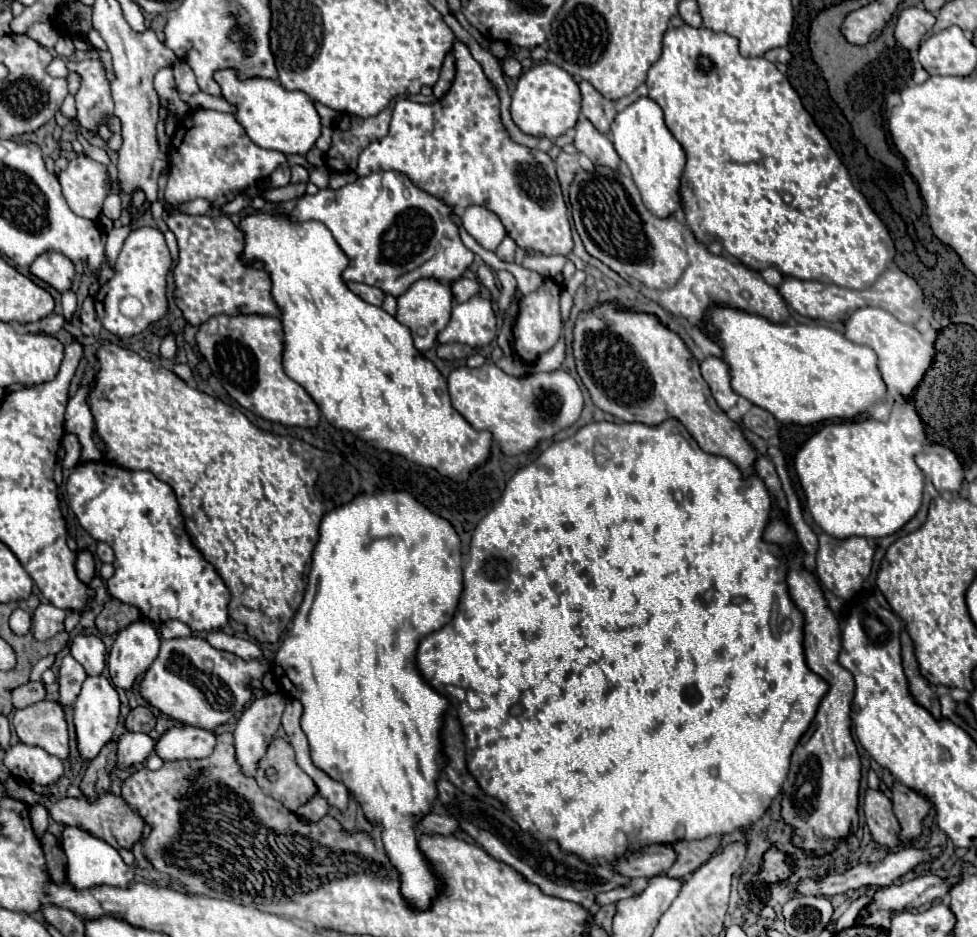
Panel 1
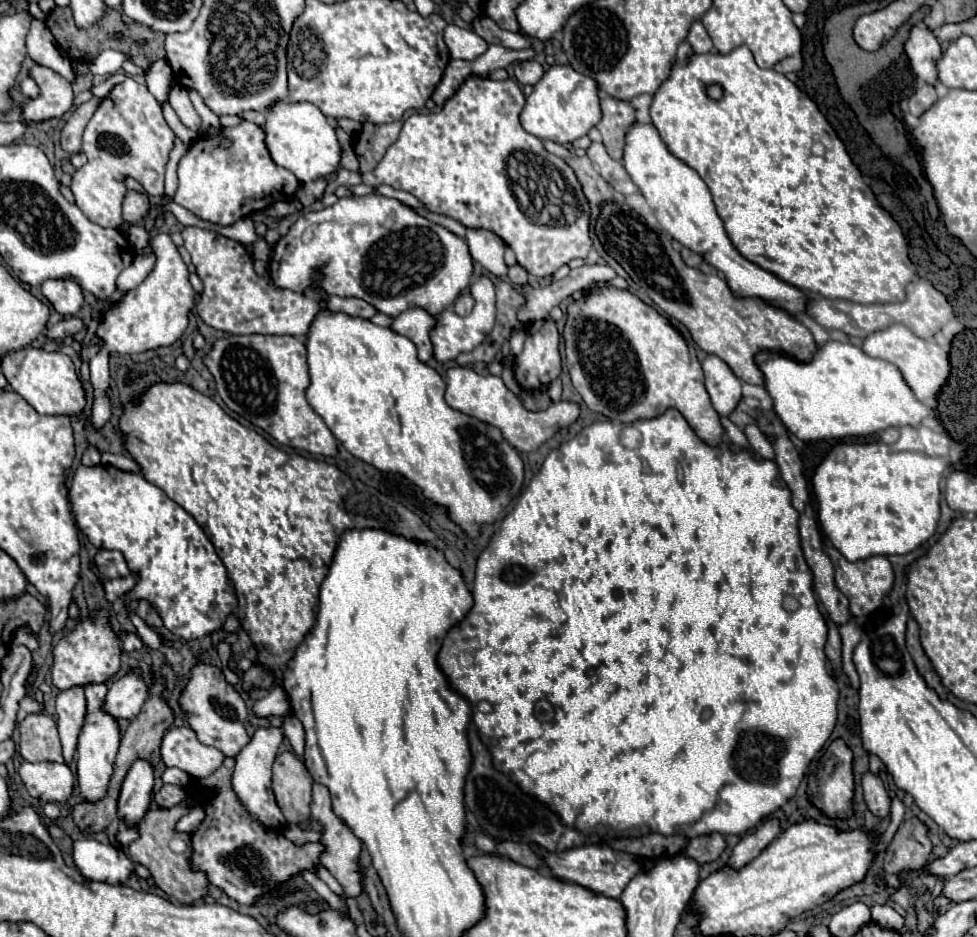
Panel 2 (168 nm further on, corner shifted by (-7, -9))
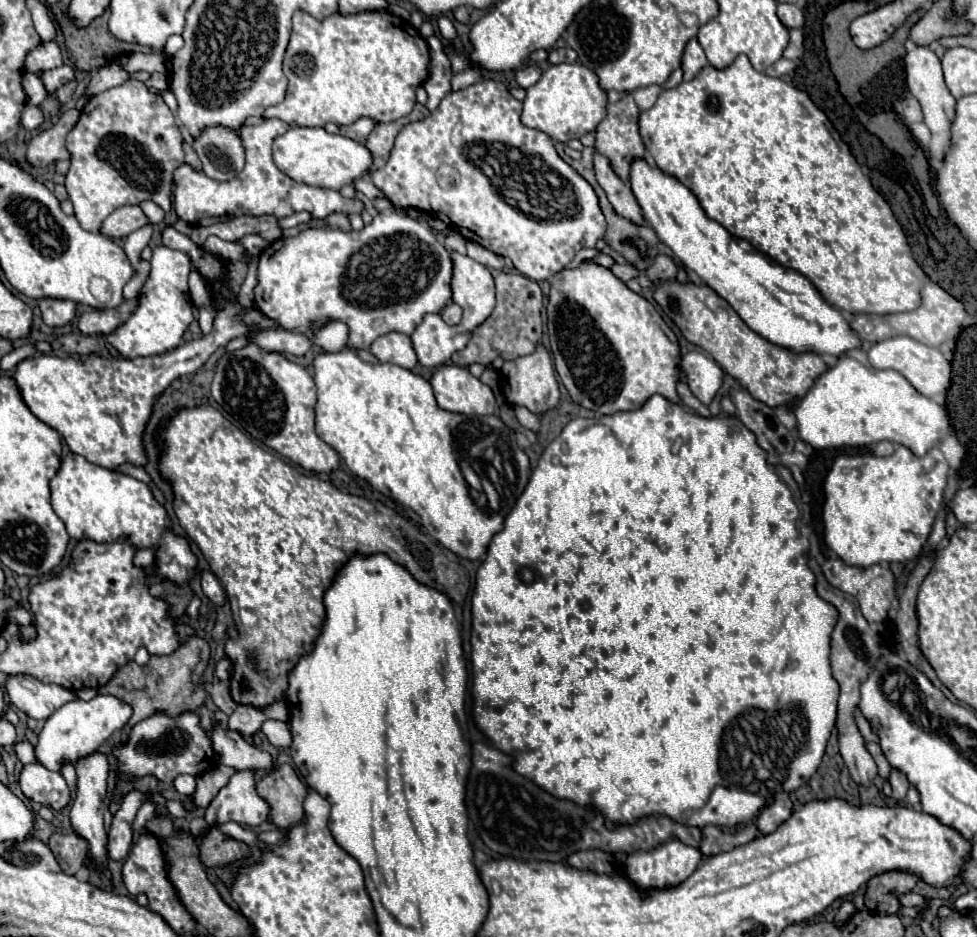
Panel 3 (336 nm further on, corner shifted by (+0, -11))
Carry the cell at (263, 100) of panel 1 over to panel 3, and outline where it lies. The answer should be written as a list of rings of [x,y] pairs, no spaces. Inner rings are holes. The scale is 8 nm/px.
[[[292,127],[274,141],[272,153],[276,165],[294,181],[332,191],[354,185],[354,181],[364,179],[372,167],[372,153],[362,143],[342,135],[330,135],[322,127]]]

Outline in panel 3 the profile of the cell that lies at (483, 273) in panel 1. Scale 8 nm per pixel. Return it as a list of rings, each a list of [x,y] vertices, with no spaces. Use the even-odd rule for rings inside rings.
[[[498,273],[496,275],[496,307],[492,315],[478,325],[468,345],[462,351],[456,351],[452,355],[452,363],[460,367],[468,367],[472,363],[488,365],[496,357],[502,357],[504,361],[512,361],[524,355],[530,355],[542,337],[542,291],[536,281],[520,275],[520,273]]]

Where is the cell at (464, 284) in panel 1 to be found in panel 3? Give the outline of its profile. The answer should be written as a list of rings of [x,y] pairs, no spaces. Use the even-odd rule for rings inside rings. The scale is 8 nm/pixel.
[[[450,301],[450,303],[440,311],[440,315],[442,315],[442,319],[444,319],[448,325],[458,325],[460,319],[462,319],[460,307],[458,307],[456,303],[452,303],[452,301]]]

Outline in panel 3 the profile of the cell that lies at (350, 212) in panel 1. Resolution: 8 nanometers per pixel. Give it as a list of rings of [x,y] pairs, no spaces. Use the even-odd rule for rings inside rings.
[[[384,211],[380,215],[374,217],[374,221],[370,225],[366,225],[362,231],[350,231],[350,233],[344,233],[340,229],[306,229],[302,231],[300,235],[296,237],[288,237],[288,239],[276,239],[270,243],[268,249],[264,249],[260,253],[260,261],[258,261],[258,283],[254,287],[254,307],[266,315],[268,319],[276,321],[282,329],[286,331],[292,331],[292,333],[300,333],[300,335],[306,335],[308,339],[312,339],[322,325],[326,323],[332,323],[332,321],[342,321],[348,325],[348,347],[350,349],[368,349],[372,345],[372,341],[380,335],[386,335],[386,333],[404,333],[404,335],[410,335],[416,325],[422,321],[424,315],[428,313],[438,313],[446,303],[448,299],[452,297],[452,291],[450,291],[450,281],[452,281],[452,261],[450,261],[450,255],[448,251],[444,249],[444,245],[438,241],[438,237],[430,231],[430,227],[406,217],[406,215],[400,215],[400,213],[394,213],[394,211]]]

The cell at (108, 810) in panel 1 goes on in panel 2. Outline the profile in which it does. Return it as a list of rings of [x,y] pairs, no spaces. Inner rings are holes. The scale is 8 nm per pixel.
[[[151,803],[151,807],[147,809],[147,813],[145,813],[143,819],[139,821],[139,825],[135,827],[135,829],[139,831],[139,837],[137,837],[135,841],[131,841],[129,847],[127,847],[127,853],[129,853],[131,861],[145,865],[145,867],[149,869],[151,877],[155,879],[155,885],[157,885],[165,895],[169,895],[171,899],[175,899],[175,901],[179,901],[179,903],[193,903],[193,901],[201,899],[201,897],[207,893],[207,877],[205,877],[203,873],[191,871],[191,867],[189,867],[189,857],[187,857],[187,855],[177,855],[177,853],[173,853],[171,847],[169,847],[169,841],[175,837],[173,827],[175,827],[177,819],[179,819],[181,815],[185,815],[187,811],[189,811],[189,809],[187,809],[185,803],[181,803],[179,807],[171,807],[171,809],[167,809],[167,811],[157,809],[157,807],[153,807],[153,803]]]

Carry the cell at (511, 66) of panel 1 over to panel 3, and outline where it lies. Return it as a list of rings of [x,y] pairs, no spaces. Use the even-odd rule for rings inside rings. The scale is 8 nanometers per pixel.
[[[526,65],[526,67],[522,67],[522,69],[516,71],[516,81],[518,81],[520,87],[528,89],[528,87],[532,87],[540,79],[540,75],[542,75],[542,69],[540,67]]]

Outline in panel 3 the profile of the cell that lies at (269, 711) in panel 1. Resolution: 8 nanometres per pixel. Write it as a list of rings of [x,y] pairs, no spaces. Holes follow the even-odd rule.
[[[238,771],[232,775],[228,785],[208,805],[206,821],[236,821],[242,827],[258,827],[268,821],[268,803],[256,793],[254,771]]]

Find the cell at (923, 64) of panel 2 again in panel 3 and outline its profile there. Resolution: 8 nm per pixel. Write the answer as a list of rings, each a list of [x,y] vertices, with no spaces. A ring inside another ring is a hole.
[[[908,45],[906,53],[906,83],[910,93],[918,99],[922,113],[924,113],[924,123],[928,125],[932,139],[930,139],[930,153],[938,159],[944,161],[946,153],[950,151],[950,125],[956,117],[956,99],[950,95],[944,77],[942,77],[942,67],[940,59],[930,51],[928,47],[918,47],[918,45]]]

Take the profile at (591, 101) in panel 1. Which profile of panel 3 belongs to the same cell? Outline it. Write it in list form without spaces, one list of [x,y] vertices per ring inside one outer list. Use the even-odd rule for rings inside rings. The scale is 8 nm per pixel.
[[[626,95],[618,103],[608,105],[606,119],[596,127],[596,151],[612,161],[612,167],[616,169],[616,175],[622,181],[630,179],[632,161],[634,159],[644,159],[644,155],[646,155],[644,143],[640,141],[640,133],[638,133],[638,115],[640,115],[638,105],[634,103],[632,95]]]

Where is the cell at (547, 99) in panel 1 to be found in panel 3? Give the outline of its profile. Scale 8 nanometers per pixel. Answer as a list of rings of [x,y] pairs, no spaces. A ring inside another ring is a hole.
[[[560,63],[546,69],[536,85],[526,89],[522,121],[532,129],[548,133],[556,141],[570,141],[592,133],[596,125],[606,117],[606,91],[600,87],[592,69],[582,63]]]

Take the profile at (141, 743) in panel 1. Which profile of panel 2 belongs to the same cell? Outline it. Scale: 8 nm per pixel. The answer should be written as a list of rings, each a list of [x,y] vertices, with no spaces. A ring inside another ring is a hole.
[[[137,759],[125,777],[119,795],[119,831],[117,831],[119,847],[127,847],[127,843],[137,839],[137,831],[133,827],[145,815],[147,805],[151,801],[151,791],[153,791],[151,763],[147,759]]]

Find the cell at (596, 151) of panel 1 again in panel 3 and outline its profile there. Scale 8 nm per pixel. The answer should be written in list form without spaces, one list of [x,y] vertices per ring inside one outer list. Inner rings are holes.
[[[600,153],[594,155],[594,171],[596,171],[596,179],[598,179],[600,187],[606,191],[614,211],[620,217],[626,217],[626,219],[630,219],[636,225],[646,225],[646,221],[642,217],[642,211],[640,211],[640,205],[638,205],[630,185],[624,183],[614,173],[610,161],[604,155],[600,155]]]

